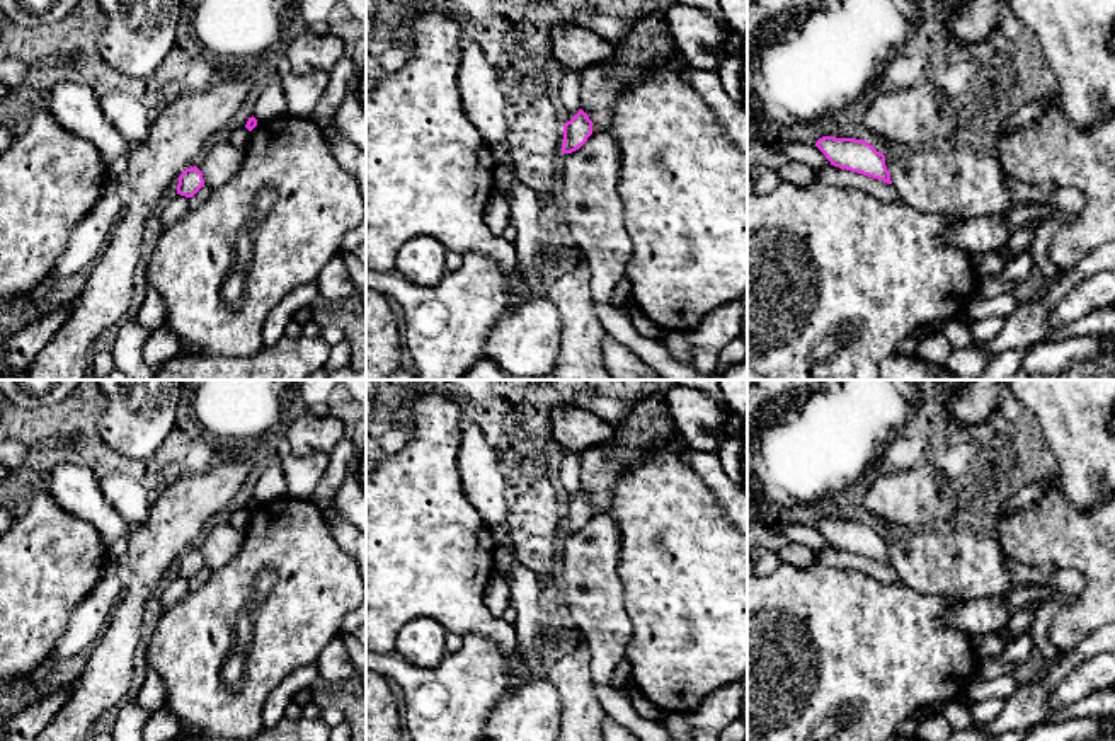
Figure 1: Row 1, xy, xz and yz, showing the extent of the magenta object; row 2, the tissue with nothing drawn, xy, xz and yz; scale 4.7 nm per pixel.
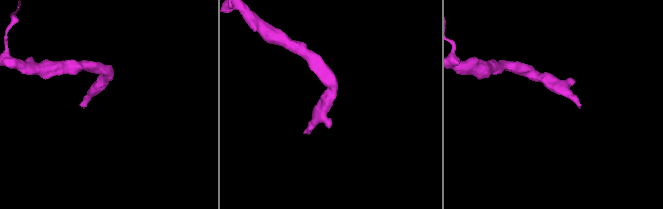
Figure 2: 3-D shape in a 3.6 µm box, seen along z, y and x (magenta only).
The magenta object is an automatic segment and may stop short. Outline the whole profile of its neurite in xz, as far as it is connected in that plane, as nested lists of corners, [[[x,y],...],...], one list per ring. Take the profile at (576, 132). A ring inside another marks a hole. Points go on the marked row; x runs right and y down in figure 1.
[[[579,109],[579,112],[563,124],[562,153],[572,153],[579,150],[592,135],[592,121]]]

